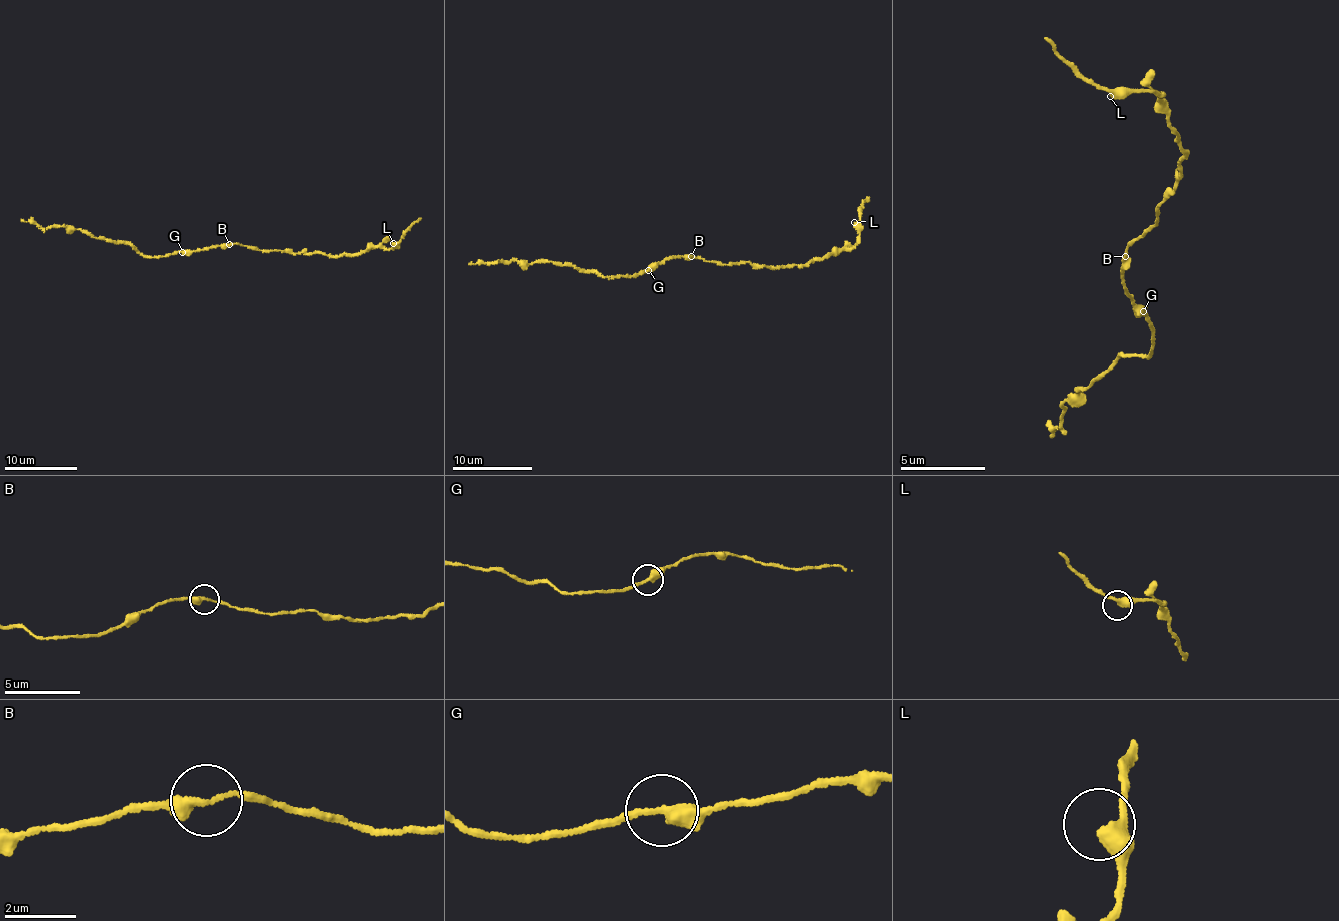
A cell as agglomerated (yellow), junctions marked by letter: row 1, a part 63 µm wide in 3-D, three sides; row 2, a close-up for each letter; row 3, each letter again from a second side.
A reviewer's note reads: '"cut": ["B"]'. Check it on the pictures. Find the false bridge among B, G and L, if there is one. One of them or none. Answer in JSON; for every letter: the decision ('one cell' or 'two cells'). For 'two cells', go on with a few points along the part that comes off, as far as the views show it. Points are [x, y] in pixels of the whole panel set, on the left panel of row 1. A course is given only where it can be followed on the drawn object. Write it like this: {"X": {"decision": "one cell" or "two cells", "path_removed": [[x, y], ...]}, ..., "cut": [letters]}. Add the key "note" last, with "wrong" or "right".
{"B": {"decision": "one cell"}, "G": {"decision": "one cell"}, "L": {"decision": "one cell"}, "cut": [], "note": "wrong"}

